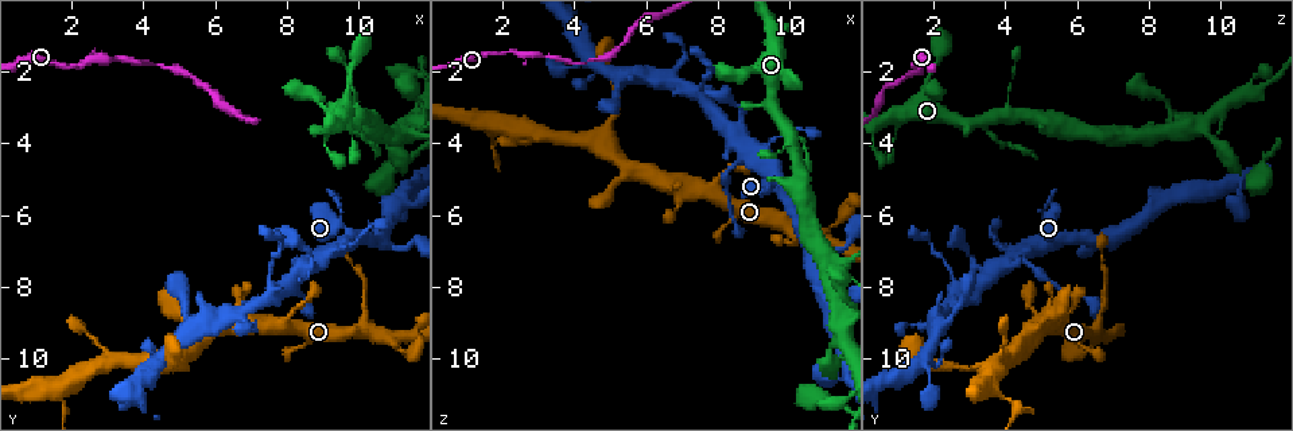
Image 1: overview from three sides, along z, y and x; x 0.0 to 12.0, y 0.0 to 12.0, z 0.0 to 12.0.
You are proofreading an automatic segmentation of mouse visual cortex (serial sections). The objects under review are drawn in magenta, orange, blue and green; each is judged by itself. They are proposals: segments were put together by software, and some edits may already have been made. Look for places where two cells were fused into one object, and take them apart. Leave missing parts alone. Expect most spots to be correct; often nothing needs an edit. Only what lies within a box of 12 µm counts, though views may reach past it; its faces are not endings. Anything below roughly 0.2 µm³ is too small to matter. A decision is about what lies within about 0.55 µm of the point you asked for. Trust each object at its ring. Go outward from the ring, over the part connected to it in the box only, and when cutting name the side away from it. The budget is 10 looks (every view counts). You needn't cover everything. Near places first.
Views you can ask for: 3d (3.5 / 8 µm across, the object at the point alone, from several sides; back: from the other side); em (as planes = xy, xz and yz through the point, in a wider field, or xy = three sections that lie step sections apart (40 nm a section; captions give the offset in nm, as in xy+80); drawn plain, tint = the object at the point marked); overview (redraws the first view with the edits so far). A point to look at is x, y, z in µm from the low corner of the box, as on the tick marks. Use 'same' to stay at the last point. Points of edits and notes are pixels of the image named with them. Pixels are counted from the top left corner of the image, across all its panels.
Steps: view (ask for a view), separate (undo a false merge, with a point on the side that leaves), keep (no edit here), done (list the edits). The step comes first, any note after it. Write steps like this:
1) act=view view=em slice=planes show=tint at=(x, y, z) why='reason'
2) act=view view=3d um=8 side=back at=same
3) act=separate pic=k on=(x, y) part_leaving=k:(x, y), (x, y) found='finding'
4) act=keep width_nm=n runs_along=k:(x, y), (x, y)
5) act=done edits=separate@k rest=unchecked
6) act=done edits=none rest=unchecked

act=view view=3d um=3.5 at=(5.6, 9.2, 2.1) why='a fork'

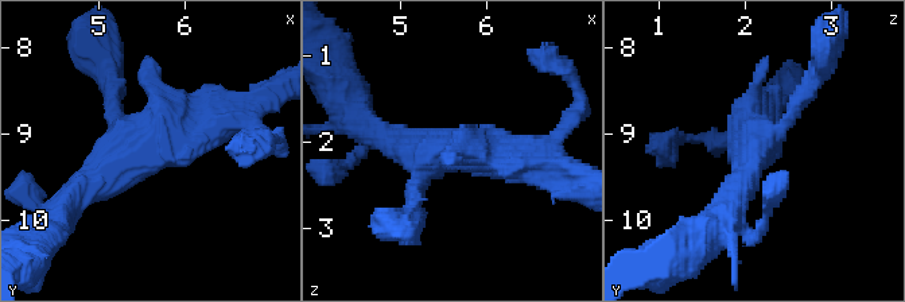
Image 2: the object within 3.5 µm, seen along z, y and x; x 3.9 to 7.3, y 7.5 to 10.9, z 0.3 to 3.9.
act=view view=em slice=xy step=1 show=tint at=(5.45, 9.25, 2.05)

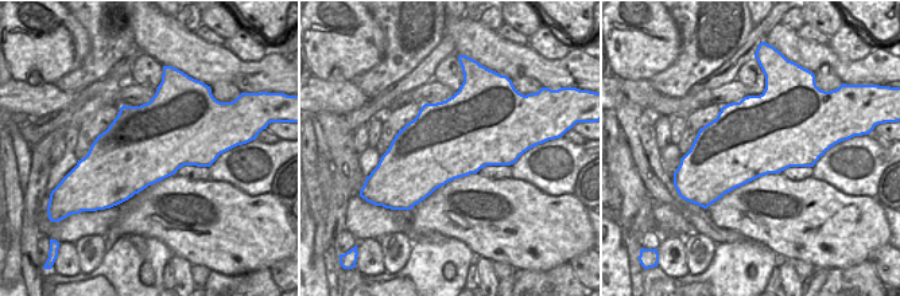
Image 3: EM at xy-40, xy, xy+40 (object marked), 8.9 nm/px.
act=keep runs_along=2:(220, 112), (68, 204) found='continuous, no second cell'

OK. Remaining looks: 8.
act=view view=3d um=3.5 side=back at=(5.7, 9.3, 4.7) why='branch point'

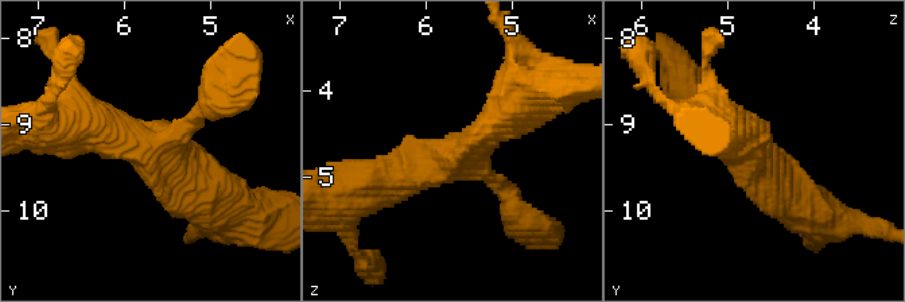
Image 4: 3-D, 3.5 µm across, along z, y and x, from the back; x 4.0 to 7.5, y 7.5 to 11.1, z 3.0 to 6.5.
act=view view=em slice=planes show=plain at=(5.65, 9.30, 4.75) why='now the EM'

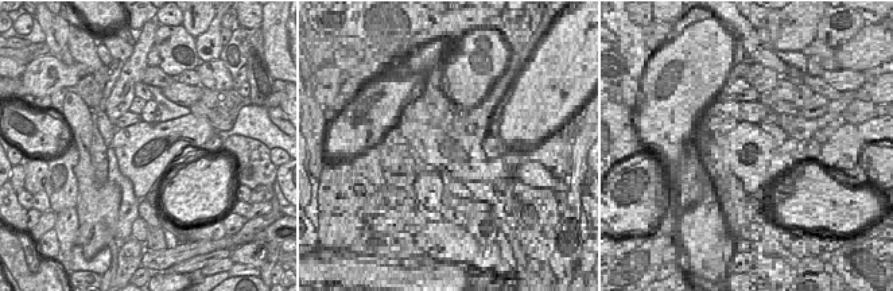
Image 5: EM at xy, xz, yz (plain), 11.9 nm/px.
act=view view=em slice=planes show=tint at=same why='with the object marked'

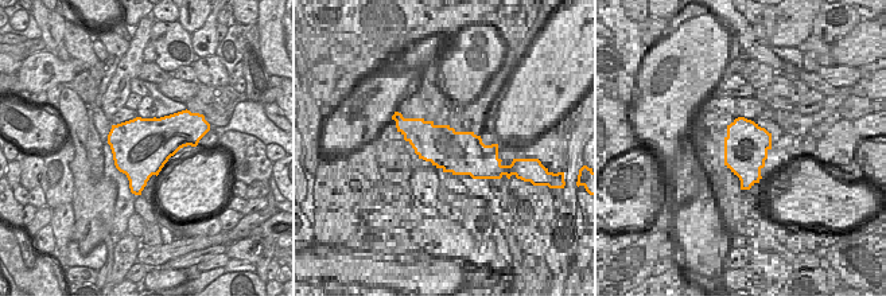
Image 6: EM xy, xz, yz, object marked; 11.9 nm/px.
act=keep width_nm=700 runs_along=4:(77, 124), (151, 146), (209, 204) found='all the same cell'

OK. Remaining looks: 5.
act=view view=3d um=3.5 side=back at=(1.7, 10.9, 3.8) why='three-way junction'

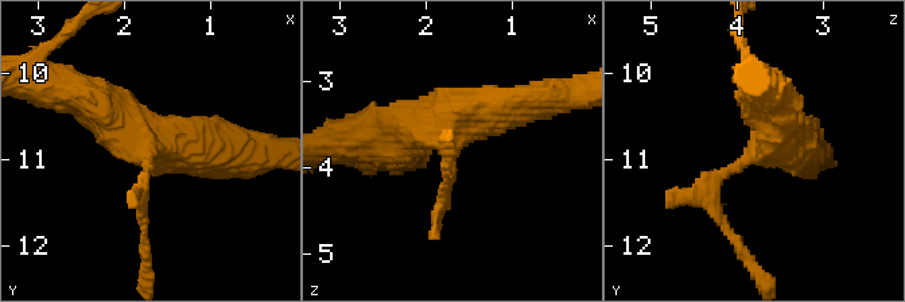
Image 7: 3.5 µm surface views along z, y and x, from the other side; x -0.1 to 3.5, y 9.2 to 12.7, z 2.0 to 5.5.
act=view view=em slice=xy step=2 show=tint at=(1.70, 10.85, 3.80) arms=3 arm_widths_nm=100,450,450

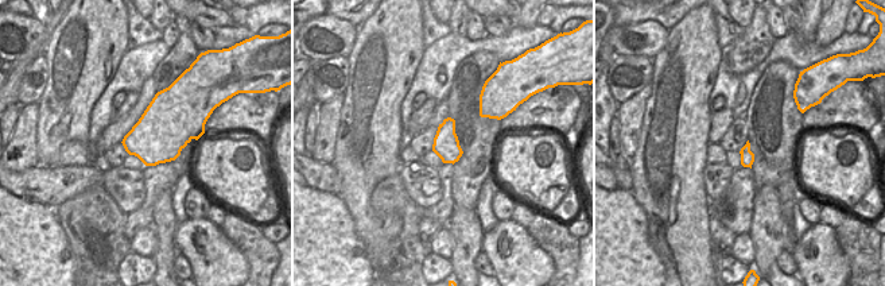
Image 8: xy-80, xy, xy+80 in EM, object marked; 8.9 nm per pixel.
act=view view=em slice=xy step=1 show=tint at=same why='another direction'

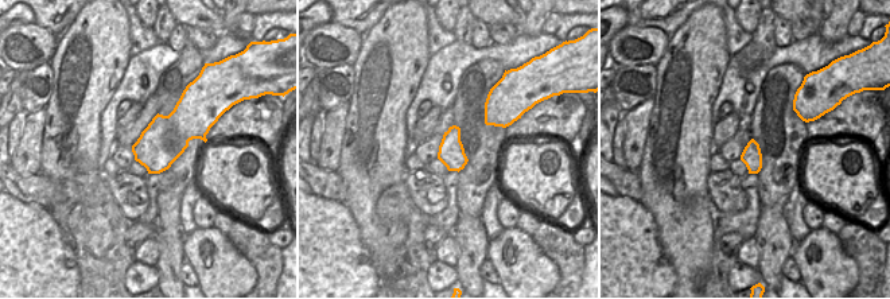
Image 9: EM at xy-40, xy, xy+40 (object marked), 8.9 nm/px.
act=keep found='continuous, no second cell'

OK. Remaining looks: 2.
act=view view=3d um=8 at=(11.0, 3.8, 7.3) why='thin arm on a thick one'

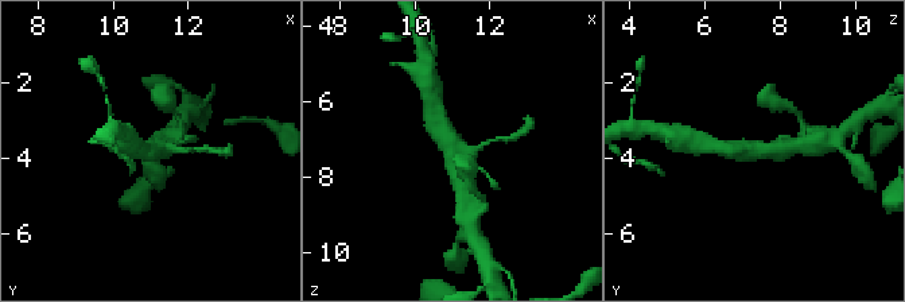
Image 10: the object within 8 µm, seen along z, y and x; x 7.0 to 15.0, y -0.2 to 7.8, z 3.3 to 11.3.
act=view view=em slice=xy step=2 show=tint at=(11.1, 3.8, 7.3) arms=4 arm_widths_nm=200,250,400,500

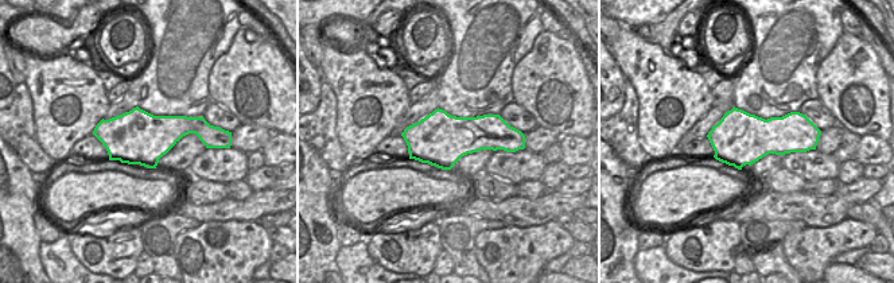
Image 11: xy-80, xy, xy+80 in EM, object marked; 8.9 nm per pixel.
act=keep runs_along=10:(432, 117), (453, 143), (462, 186) found='all the same cell'

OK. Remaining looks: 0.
act=done edits=none rest=unchecked

